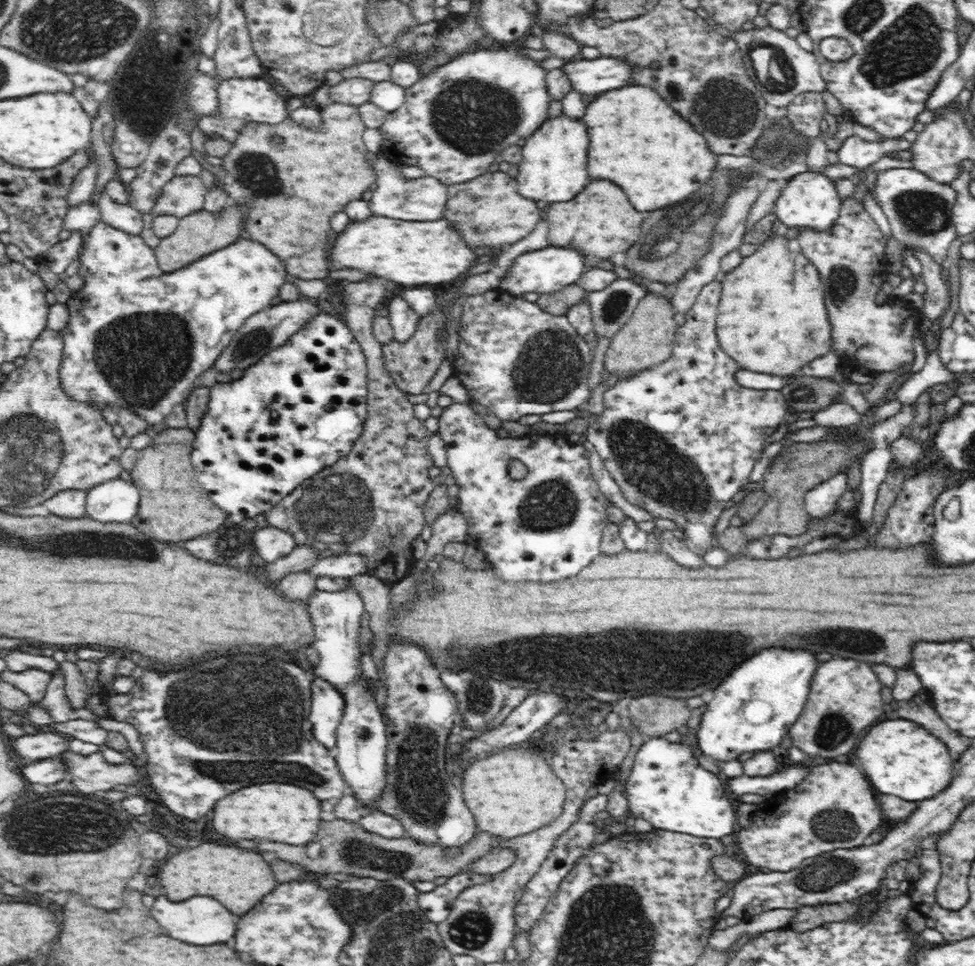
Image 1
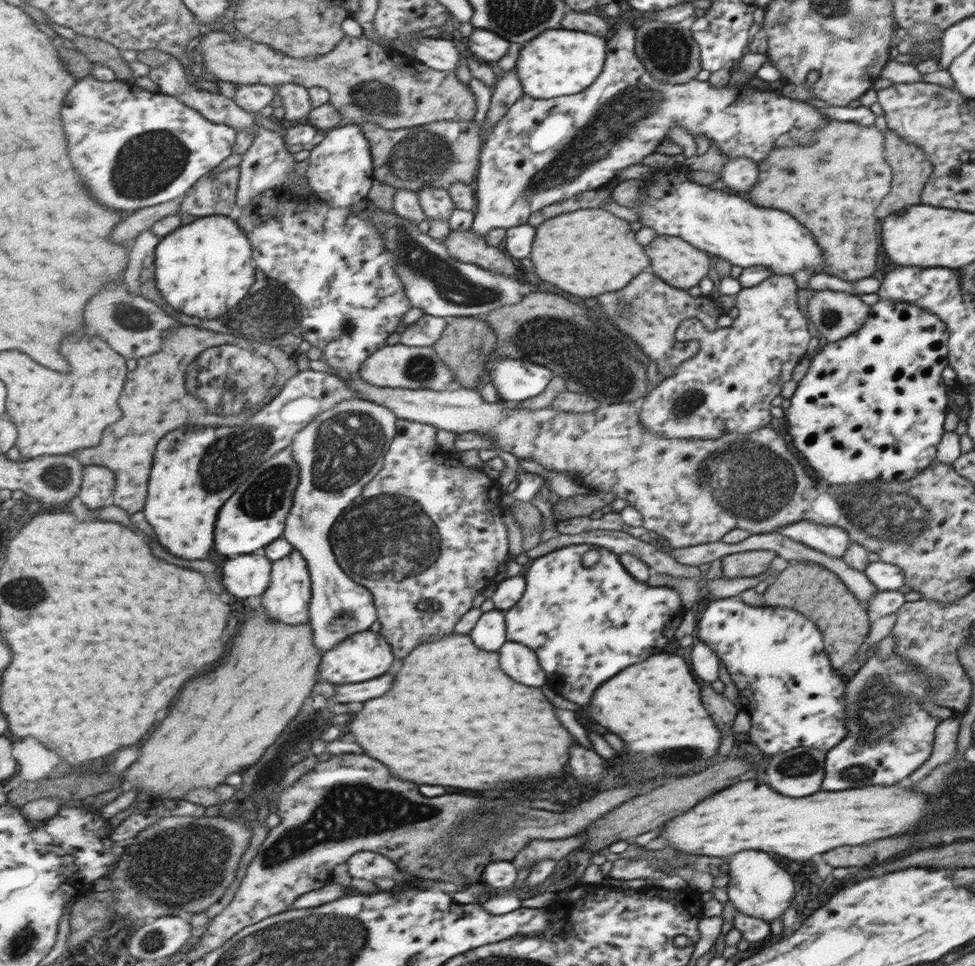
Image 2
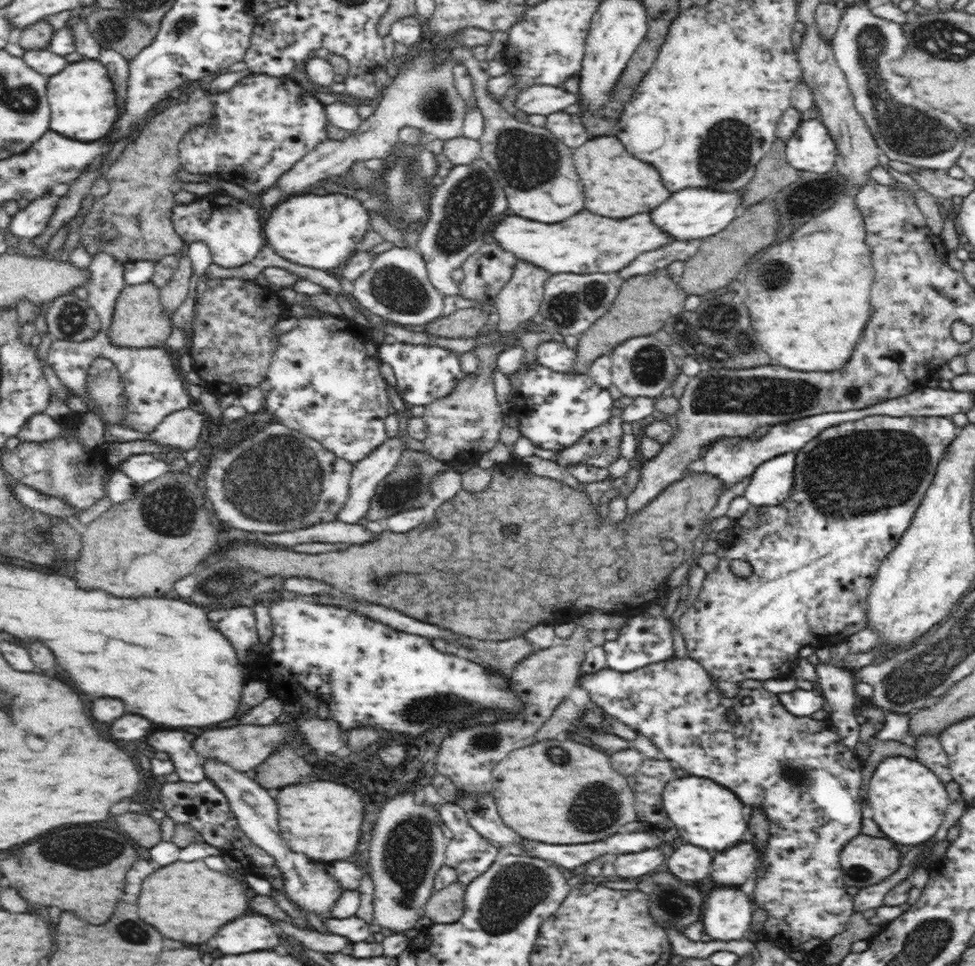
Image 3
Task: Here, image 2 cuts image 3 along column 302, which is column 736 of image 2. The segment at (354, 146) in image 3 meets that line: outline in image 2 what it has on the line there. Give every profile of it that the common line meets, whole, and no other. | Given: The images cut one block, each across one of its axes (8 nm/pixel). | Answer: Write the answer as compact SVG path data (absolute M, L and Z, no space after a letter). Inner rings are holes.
M746 157L727 158L721 170L725 184L737 192L750 192L759 180L759 165Z

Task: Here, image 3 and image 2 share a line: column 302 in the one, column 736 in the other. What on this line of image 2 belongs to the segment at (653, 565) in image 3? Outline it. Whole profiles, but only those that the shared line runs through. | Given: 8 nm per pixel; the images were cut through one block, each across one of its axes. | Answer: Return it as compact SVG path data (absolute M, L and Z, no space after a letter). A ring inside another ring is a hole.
M752 550L752 552L738 552L721 558L722 572L728 578L742 578L742 576L758 576L768 570L770 562L776 558L772 550Z

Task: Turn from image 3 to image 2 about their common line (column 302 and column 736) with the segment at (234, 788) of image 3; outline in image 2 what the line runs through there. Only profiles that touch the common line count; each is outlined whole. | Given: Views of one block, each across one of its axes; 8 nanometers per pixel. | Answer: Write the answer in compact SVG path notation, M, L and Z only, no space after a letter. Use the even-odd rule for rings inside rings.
M740 852L734 858L728 858L728 865L730 881L727 894L737 911L770 923L782 918L782 914L791 905L796 890L790 874L780 868L776 860L770 858L766 852Z

